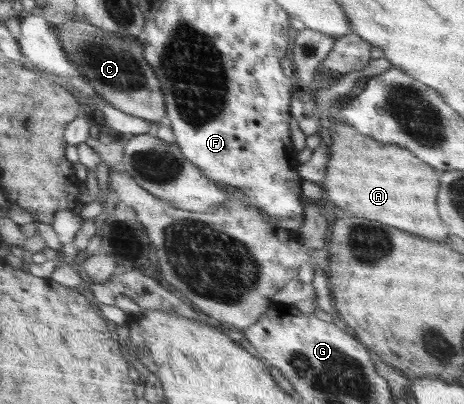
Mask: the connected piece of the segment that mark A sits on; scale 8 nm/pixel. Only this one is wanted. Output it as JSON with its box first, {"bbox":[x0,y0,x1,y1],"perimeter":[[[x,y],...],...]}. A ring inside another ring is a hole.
{"bbox":[322,125,448,241],"perimeter":[[[346,125],[330,128],[330,153],[322,182],[324,191],[328,193],[326,199],[330,201],[324,199],[324,202],[334,203],[342,209],[350,207],[350,213],[356,217],[380,221],[420,237],[440,241],[448,235],[448,227],[436,211],[438,175],[442,173],[420,161],[409,149],[380,145],[381,141]]]}

